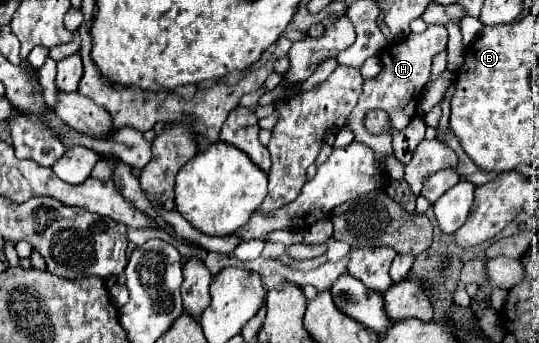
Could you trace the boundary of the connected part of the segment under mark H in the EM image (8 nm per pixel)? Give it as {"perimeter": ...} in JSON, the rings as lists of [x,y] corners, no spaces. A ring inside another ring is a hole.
{"perimeter":[[[428,26],[422,34],[410,34],[406,40],[402,42],[396,42],[396,44],[388,44],[386,48],[382,48],[380,52],[380,62],[382,62],[382,72],[376,76],[376,78],[370,78],[370,80],[364,80],[364,86],[362,86],[362,94],[360,94],[360,100],[358,104],[354,106],[352,114],[348,116],[344,128],[350,128],[352,134],[354,134],[354,140],[360,142],[360,144],[366,144],[370,150],[374,150],[374,156],[376,156],[376,170],[378,170],[378,188],[384,190],[386,184],[388,184],[388,174],[386,174],[386,158],[388,156],[394,156],[394,148],[392,148],[392,136],[390,134],[382,134],[382,136],[374,136],[370,132],[366,132],[362,120],[364,120],[364,114],[368,110],[374,110],[374,108],[382,108],[384,112],[388,112],[390,116],[390,122],[392,122],[392,128],[394,130],[404,130],[410,120],[416,116],[418,112],[418,100],[420,100],[420,94],[424,90],[424,86],[430,82],[430,68],[432,68],[432,58],[446,50],[446,44],[448,44],[448,32],[444,26]]]}

